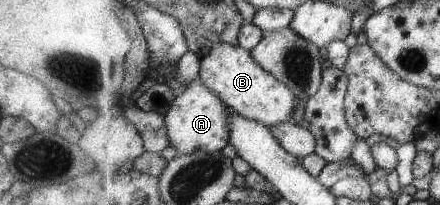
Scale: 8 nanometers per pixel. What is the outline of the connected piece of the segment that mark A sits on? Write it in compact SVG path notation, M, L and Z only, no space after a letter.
M198 76L173 101L171 110L165 115L171 145L178 151L178 154L222 151L226 145L230 144L229 119L232 114L236 112Z

